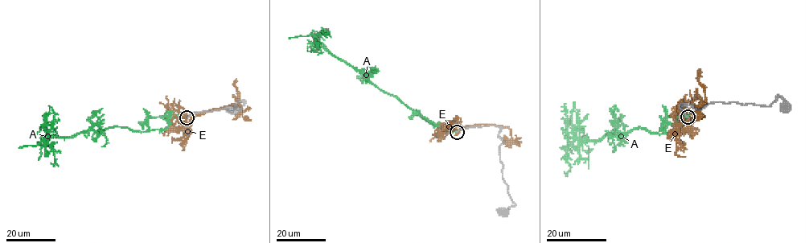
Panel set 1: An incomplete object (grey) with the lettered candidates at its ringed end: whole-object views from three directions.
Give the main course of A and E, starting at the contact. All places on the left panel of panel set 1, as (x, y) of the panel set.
A: (187, 117), (175, 117), (164, 129), (133, 131), (108, 127), (47, 137), (54, 115), (49, 106)
E: (186, 117), (185, 122), (190, 122), (196, 116), (228, 105), (234, 105), (241, 113), (236, 78)

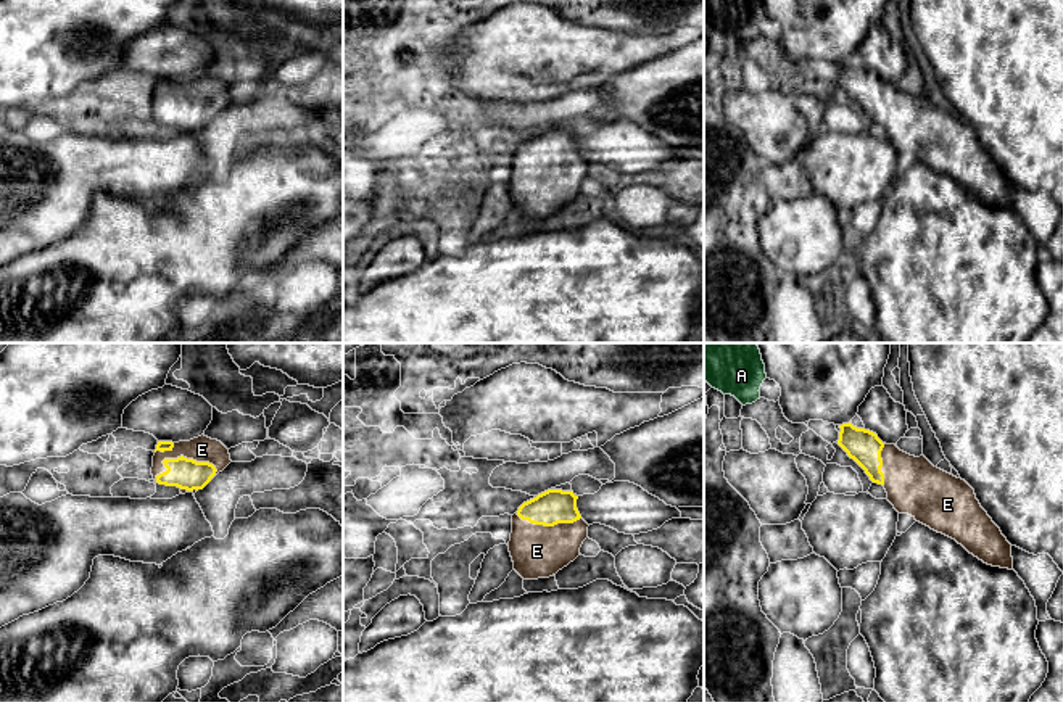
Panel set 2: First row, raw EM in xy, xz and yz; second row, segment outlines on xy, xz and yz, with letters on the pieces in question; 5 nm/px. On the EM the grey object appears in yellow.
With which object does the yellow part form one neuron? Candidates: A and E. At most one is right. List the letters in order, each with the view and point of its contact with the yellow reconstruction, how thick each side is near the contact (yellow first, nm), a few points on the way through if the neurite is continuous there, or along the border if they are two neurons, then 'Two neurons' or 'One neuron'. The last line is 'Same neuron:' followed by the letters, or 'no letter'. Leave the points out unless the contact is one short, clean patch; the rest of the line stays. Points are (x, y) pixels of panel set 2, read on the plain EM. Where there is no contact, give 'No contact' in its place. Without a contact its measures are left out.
A: No contact. Two neurons
E: Touches yellow at xy (181, 95). Thickness 160 nm (yellow) against 130 nm. Path across: xy (186, 113), (181, 95), (195, 95), (202, 89). One neuron
Same neuron: E

